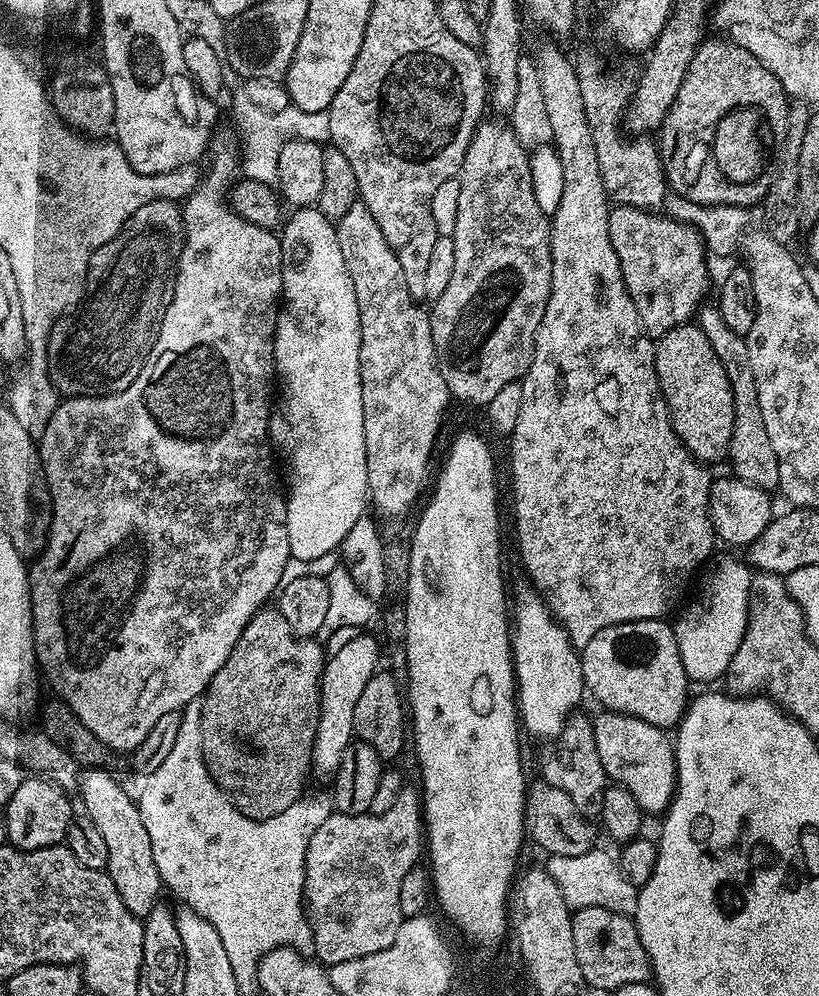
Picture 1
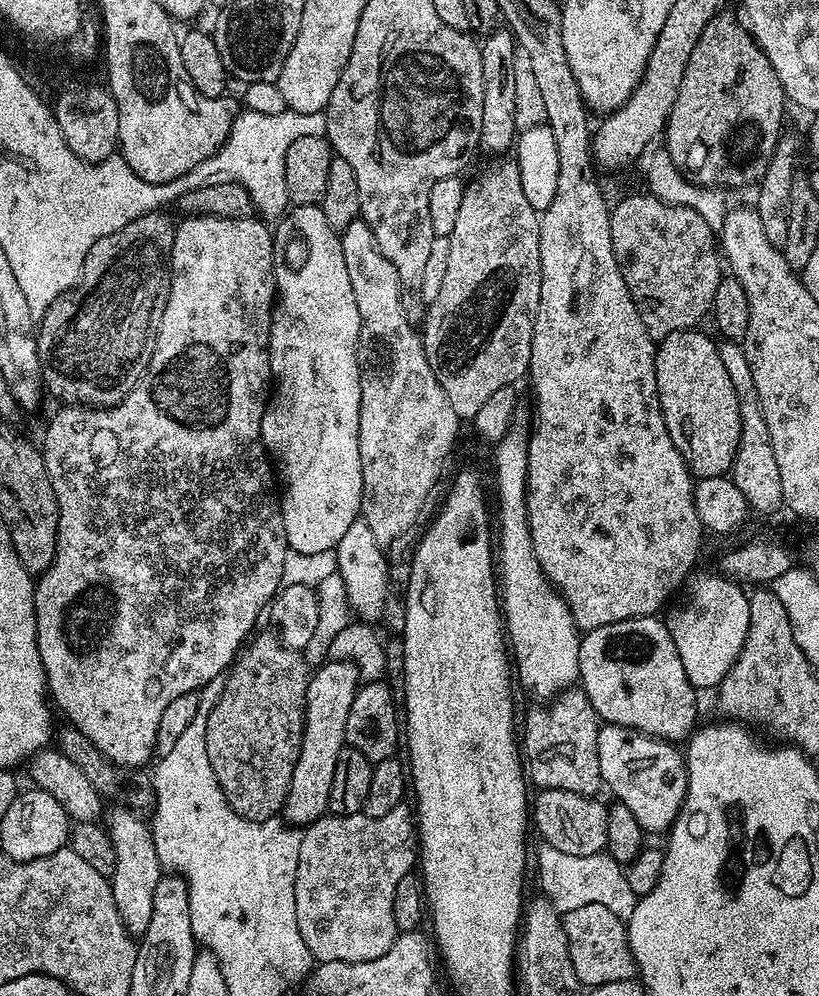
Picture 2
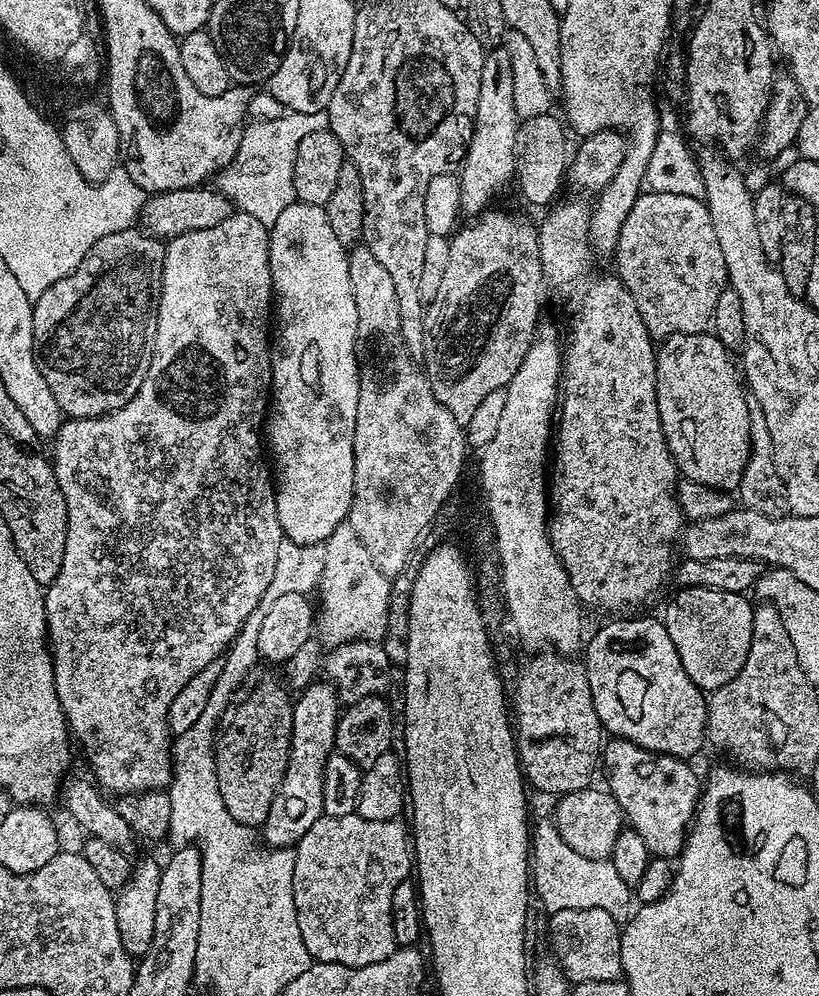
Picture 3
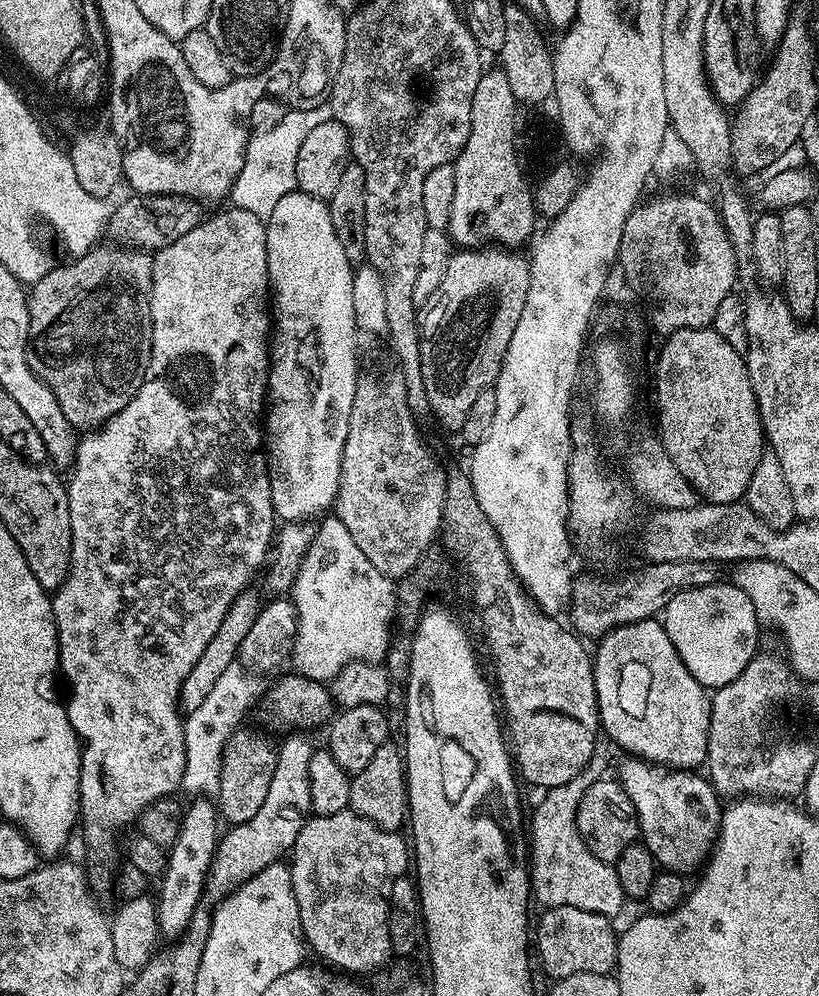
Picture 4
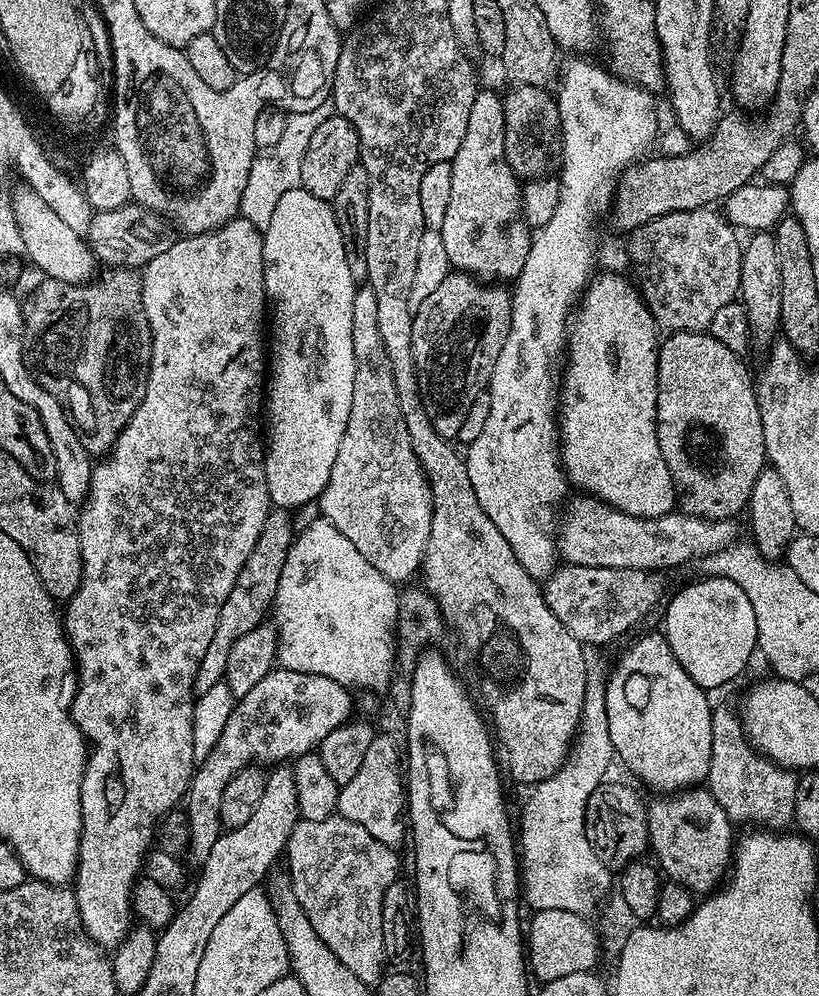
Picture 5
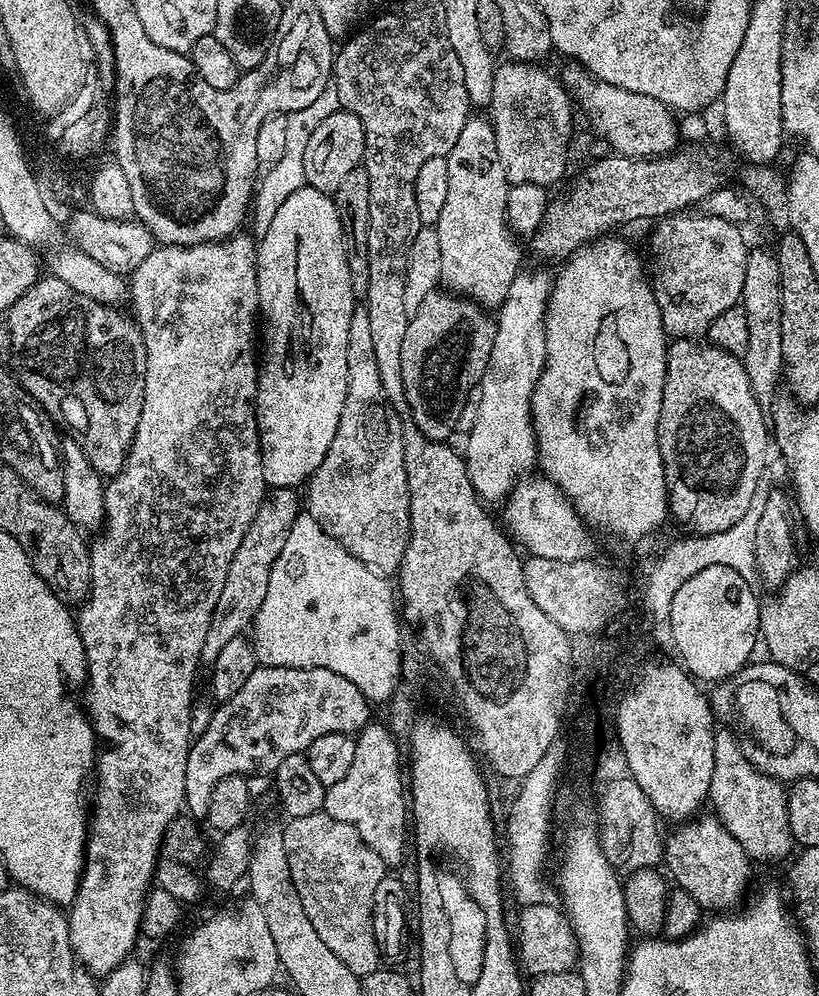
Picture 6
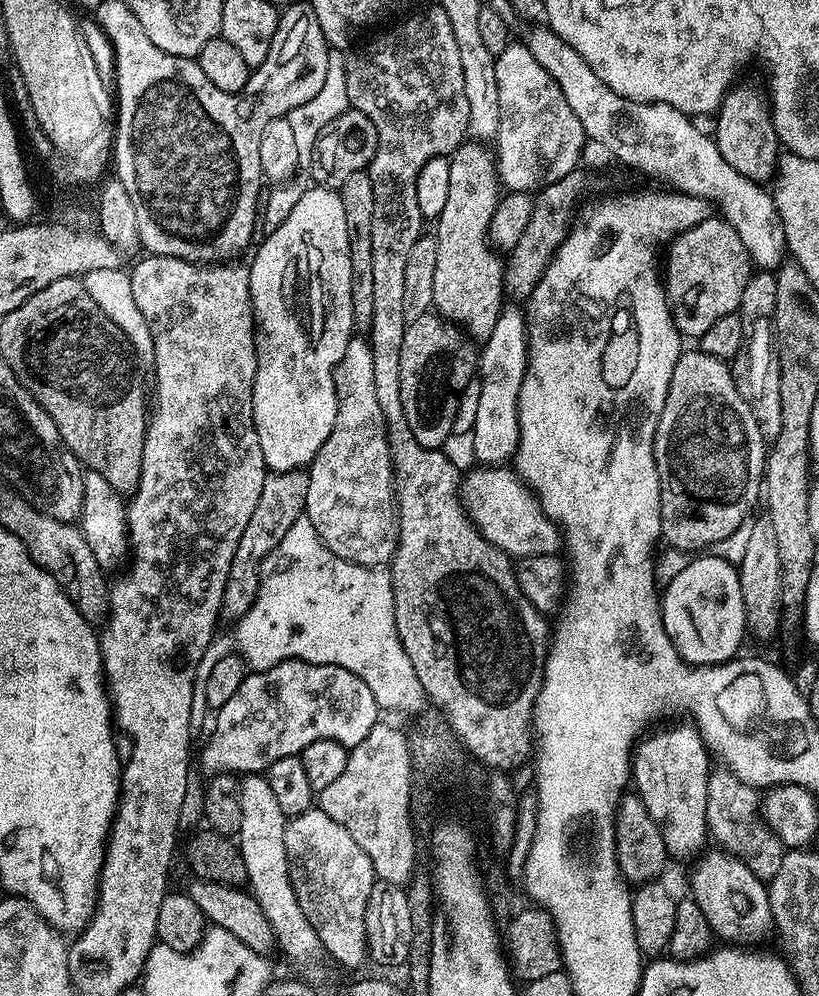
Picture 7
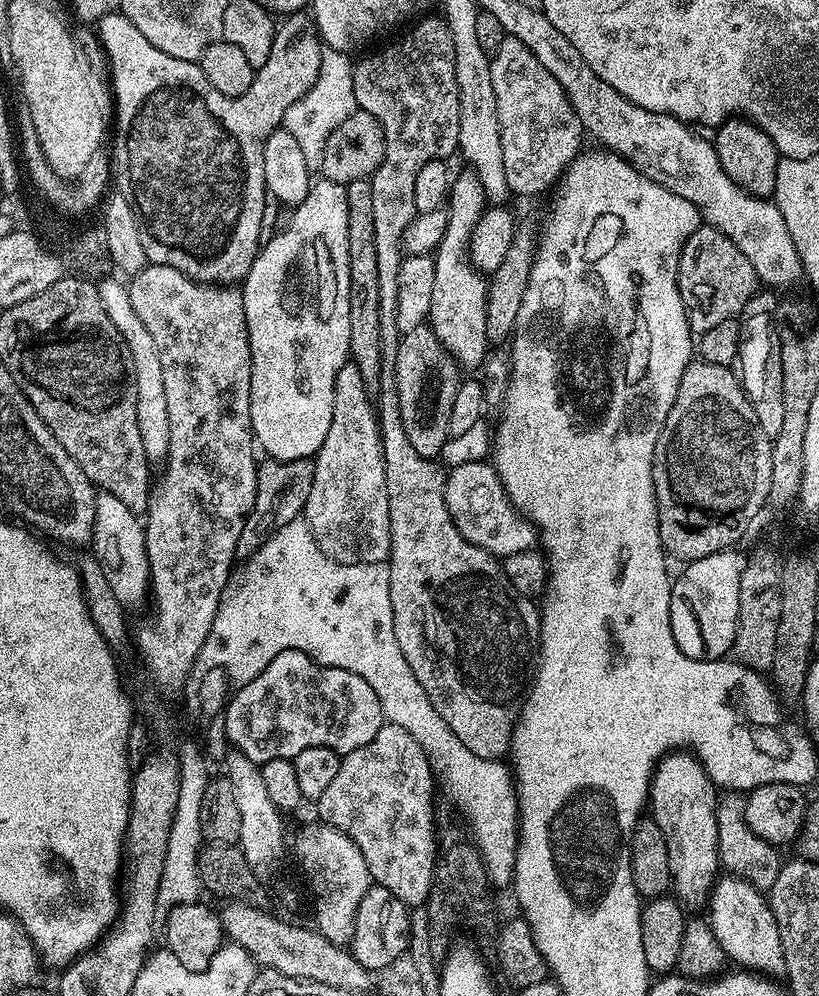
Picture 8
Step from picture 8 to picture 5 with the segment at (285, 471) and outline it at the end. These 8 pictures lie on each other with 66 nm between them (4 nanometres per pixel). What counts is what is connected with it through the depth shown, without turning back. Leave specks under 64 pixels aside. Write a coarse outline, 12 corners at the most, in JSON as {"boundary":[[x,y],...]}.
{"boundary":[[269,511],[195,675],[200,695],[224,678],[230,649],[267,619],[294,539]]}

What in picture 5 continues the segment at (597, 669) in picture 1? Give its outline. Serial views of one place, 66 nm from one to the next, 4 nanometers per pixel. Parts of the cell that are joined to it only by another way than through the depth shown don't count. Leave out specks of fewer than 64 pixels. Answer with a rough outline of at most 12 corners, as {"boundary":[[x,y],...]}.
{"boundary":[[659,631],[611,665],[613,753],[656,794],[703,785],[713,701]]}

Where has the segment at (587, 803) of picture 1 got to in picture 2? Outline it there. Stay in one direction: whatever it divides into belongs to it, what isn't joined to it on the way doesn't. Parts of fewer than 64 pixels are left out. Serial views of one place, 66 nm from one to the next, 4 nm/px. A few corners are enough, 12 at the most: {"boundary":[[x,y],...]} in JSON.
{"boundary":[[579,686],[522,720],[537,789],[595,797],[602,721]]}

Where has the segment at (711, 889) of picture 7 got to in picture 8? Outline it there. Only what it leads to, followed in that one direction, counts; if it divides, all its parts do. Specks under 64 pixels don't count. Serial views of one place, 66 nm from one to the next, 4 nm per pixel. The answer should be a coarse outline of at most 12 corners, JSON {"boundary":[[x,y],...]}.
{"boundary":[[741,876],[712,886],[706,919],[733,965],[769,978],[786,954],[769,897]]}

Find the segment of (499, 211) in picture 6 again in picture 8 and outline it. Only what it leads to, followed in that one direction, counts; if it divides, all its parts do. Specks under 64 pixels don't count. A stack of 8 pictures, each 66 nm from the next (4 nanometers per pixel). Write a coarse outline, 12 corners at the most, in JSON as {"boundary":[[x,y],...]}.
{"boundary":[[456,172],[427,323],[461,369],[489,355],[488,280],[468,254],[486,207]]}

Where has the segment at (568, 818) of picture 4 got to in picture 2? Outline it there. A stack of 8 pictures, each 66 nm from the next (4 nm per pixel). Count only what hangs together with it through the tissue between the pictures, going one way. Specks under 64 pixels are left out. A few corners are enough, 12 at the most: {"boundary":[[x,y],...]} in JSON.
{"boundary":[[544,844],[543,895],[563,914],[606,906],[627,922],[637,897],[624,868]]}

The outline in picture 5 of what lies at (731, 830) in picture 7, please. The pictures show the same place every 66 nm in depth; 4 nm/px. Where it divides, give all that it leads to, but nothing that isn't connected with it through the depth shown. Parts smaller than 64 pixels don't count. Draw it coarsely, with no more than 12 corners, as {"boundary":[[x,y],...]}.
{"boundary":[[712,709],[706,787],[733,825],[784,830],[795,771]]}

